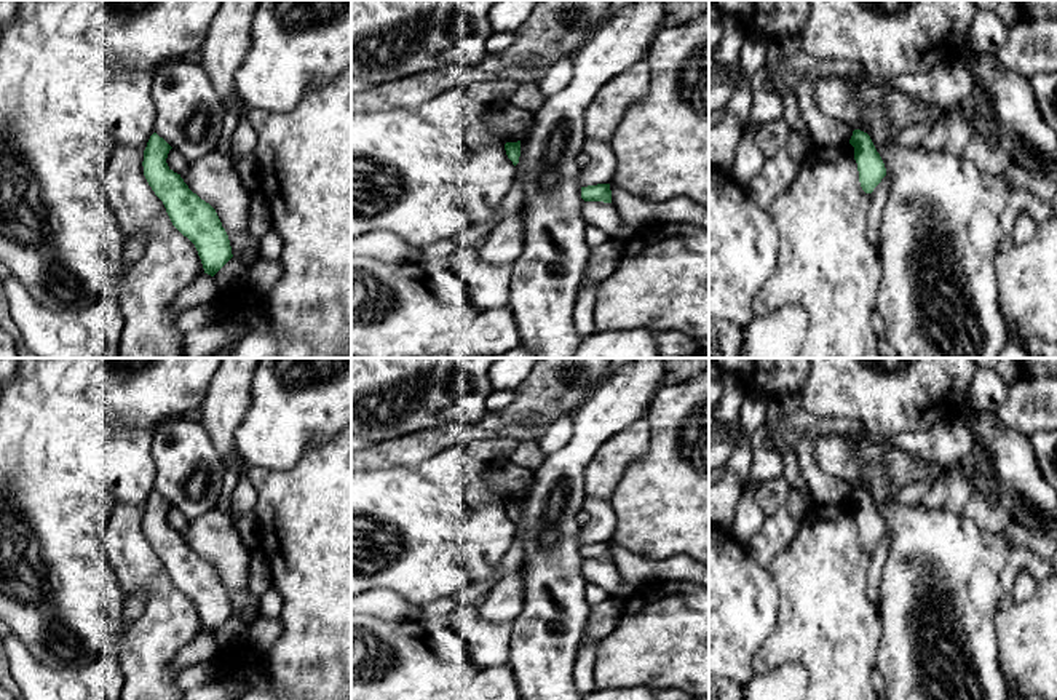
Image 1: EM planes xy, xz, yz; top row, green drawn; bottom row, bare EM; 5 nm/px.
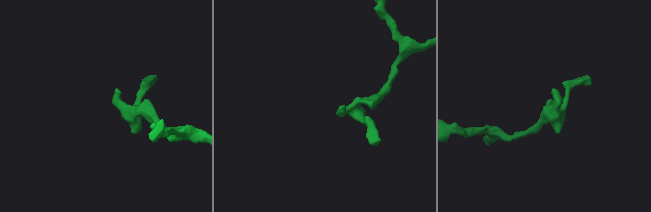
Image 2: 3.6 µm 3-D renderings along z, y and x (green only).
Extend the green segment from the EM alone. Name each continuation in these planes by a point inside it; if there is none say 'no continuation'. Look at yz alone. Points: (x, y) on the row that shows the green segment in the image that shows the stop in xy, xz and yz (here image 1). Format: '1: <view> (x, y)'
no continuation

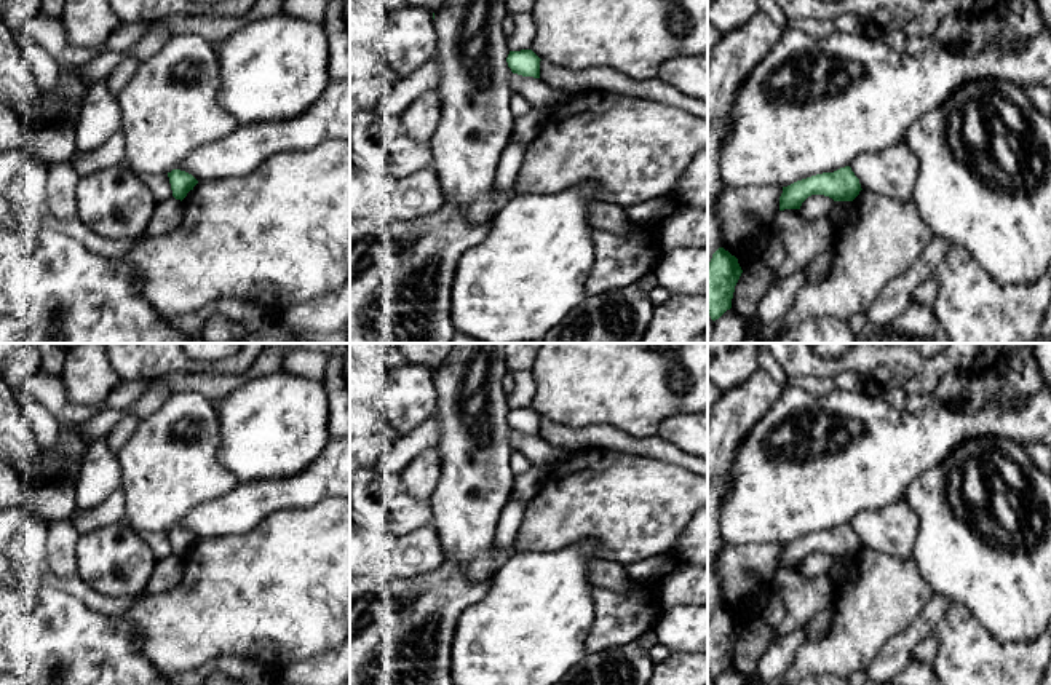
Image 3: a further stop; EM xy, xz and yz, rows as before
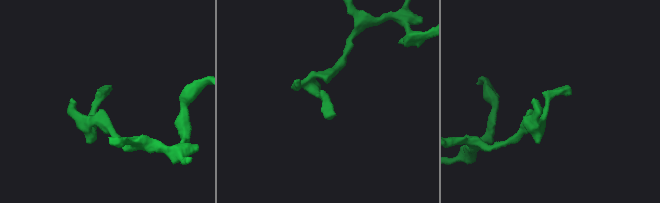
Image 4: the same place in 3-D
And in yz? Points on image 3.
no continuation

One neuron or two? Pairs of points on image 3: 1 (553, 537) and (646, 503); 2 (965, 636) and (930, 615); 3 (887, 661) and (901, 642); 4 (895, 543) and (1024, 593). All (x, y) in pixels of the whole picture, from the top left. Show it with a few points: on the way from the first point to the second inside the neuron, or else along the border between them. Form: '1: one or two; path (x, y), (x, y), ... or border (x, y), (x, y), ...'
1: one; path (575, 514), (586, 503), (623, 503)
2: two; border (951, 602), (935, 633)
3: one; path (892, 657), (900, 647)
4: two; border (916, 513), (917, 537), (909, 556)

